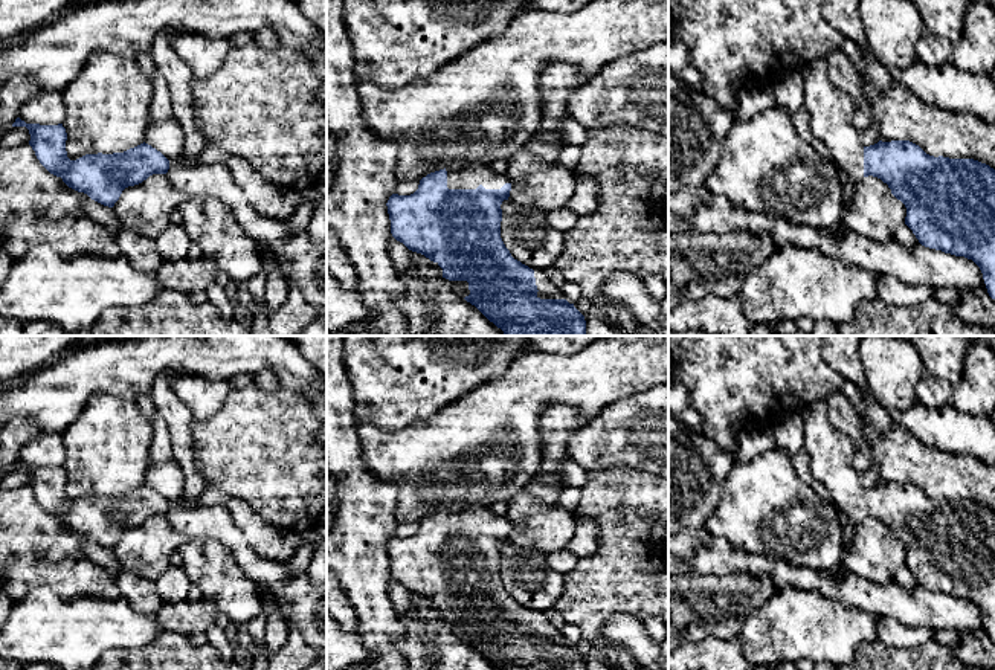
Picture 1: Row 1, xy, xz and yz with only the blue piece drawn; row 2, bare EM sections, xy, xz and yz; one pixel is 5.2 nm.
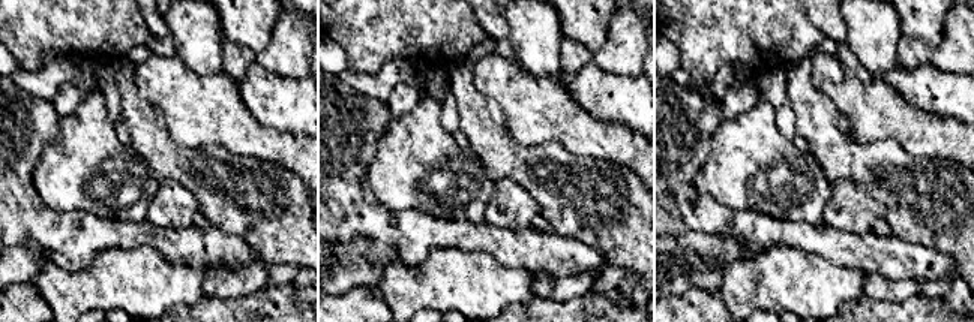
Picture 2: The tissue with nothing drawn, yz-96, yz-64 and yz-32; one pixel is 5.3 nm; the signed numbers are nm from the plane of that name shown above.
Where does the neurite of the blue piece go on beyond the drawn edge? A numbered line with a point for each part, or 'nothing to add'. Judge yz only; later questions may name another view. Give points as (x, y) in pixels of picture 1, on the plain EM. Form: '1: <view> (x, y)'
1: yz (830, 452)

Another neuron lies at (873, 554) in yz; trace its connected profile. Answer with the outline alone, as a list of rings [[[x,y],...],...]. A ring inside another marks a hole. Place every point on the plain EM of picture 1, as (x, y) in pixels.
[[[868,517],[855,525],[852,545],[844,551],[841,565],[852,574],[885,583],[891,572],[905,565],[906,549],[887,525]]]

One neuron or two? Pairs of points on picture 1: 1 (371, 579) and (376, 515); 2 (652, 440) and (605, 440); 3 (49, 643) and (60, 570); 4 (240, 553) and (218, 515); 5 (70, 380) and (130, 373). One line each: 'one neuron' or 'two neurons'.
1: one neuron
2: one neuron
3: two neurons
4: one neuron
5: one neuron

